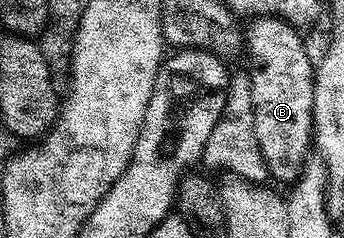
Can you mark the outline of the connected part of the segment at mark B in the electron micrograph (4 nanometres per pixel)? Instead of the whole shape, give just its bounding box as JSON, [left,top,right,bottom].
[243,16,315,183]

